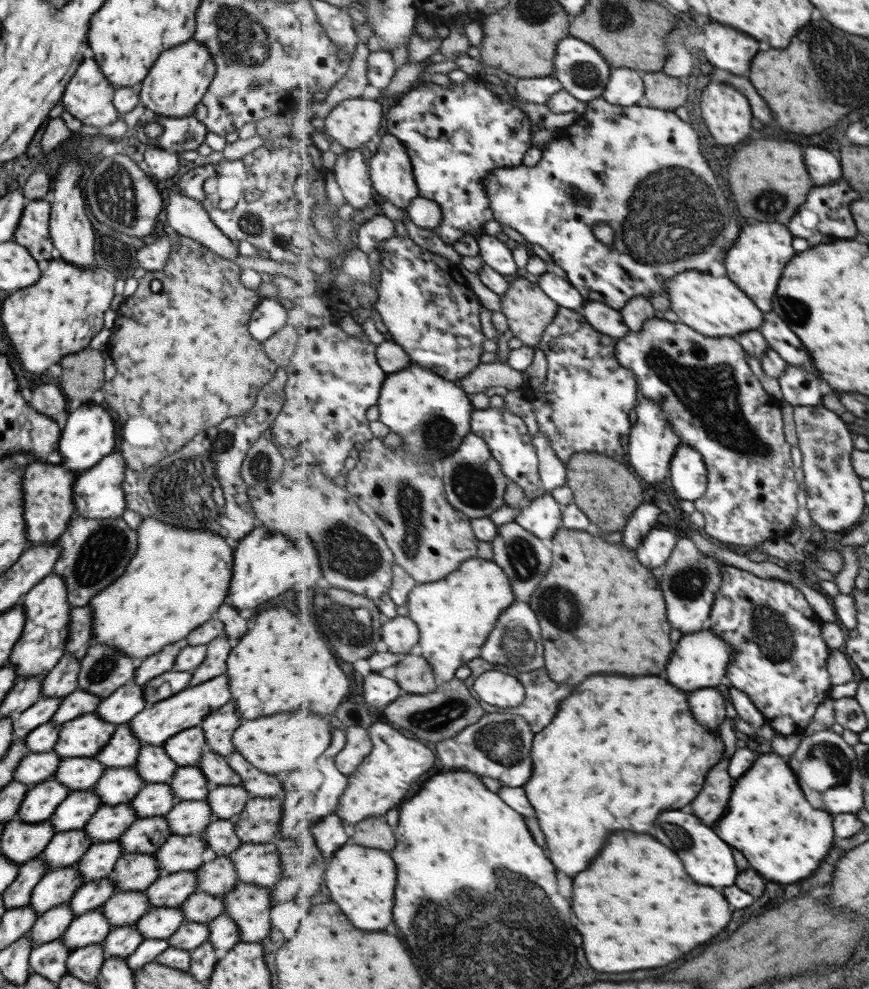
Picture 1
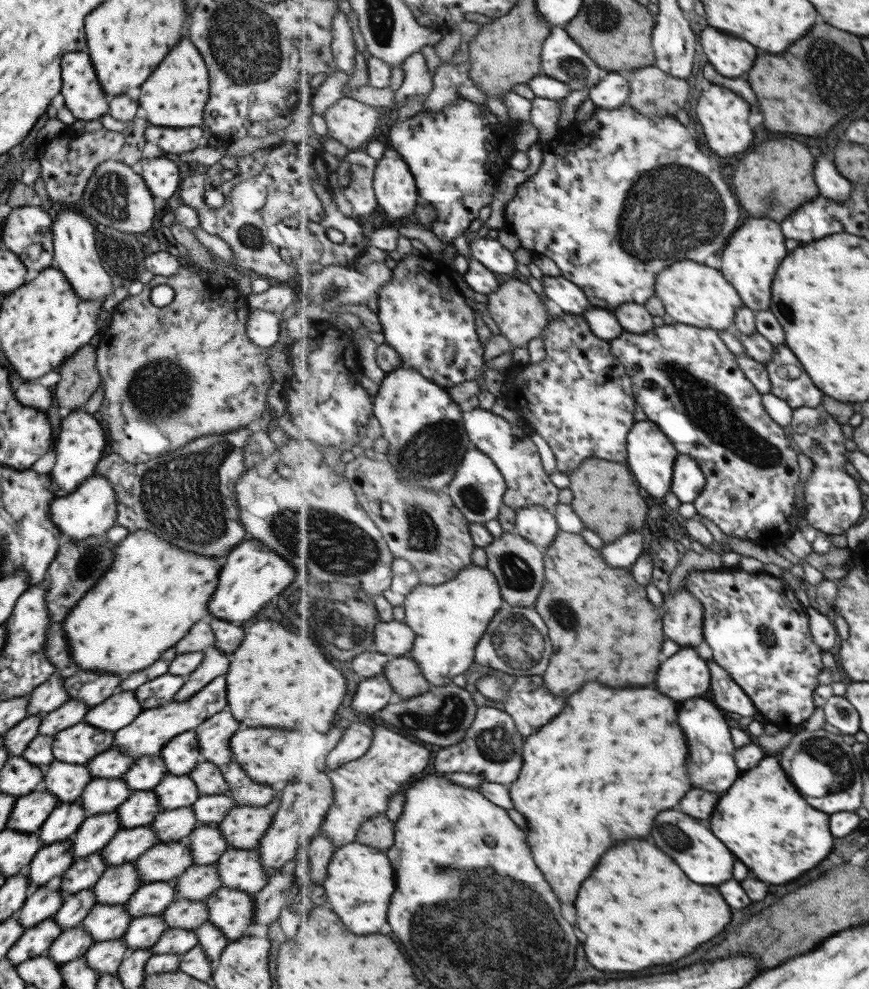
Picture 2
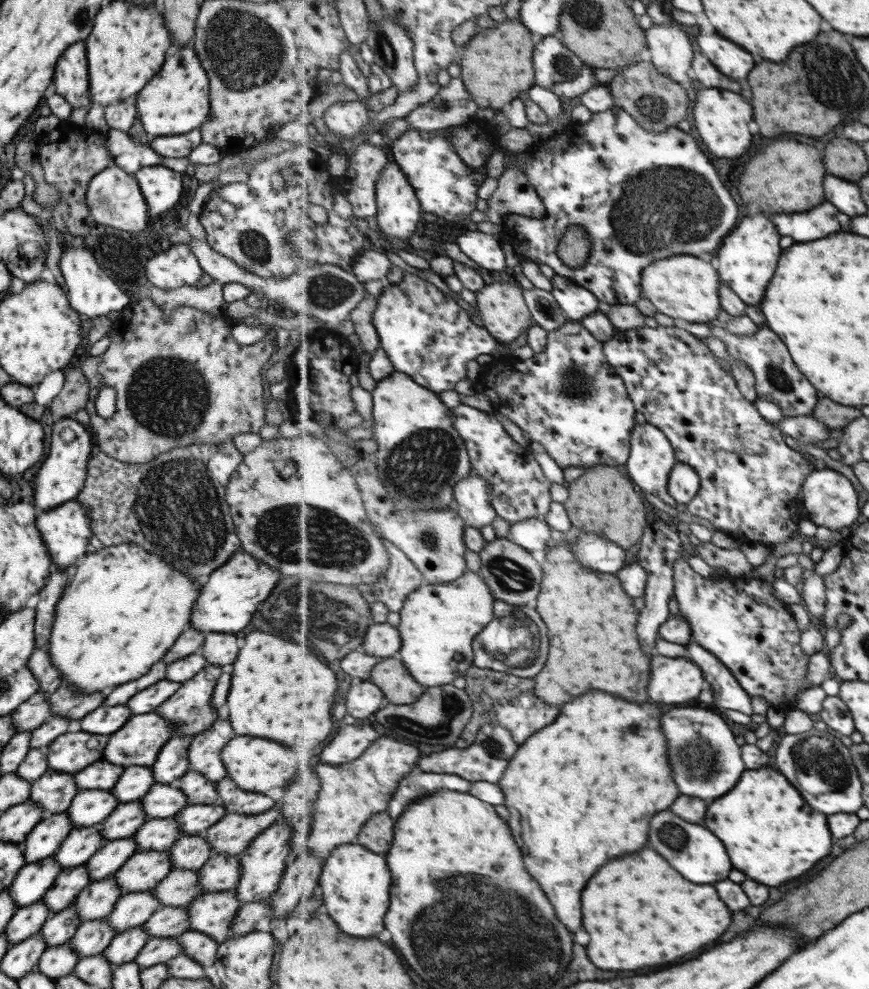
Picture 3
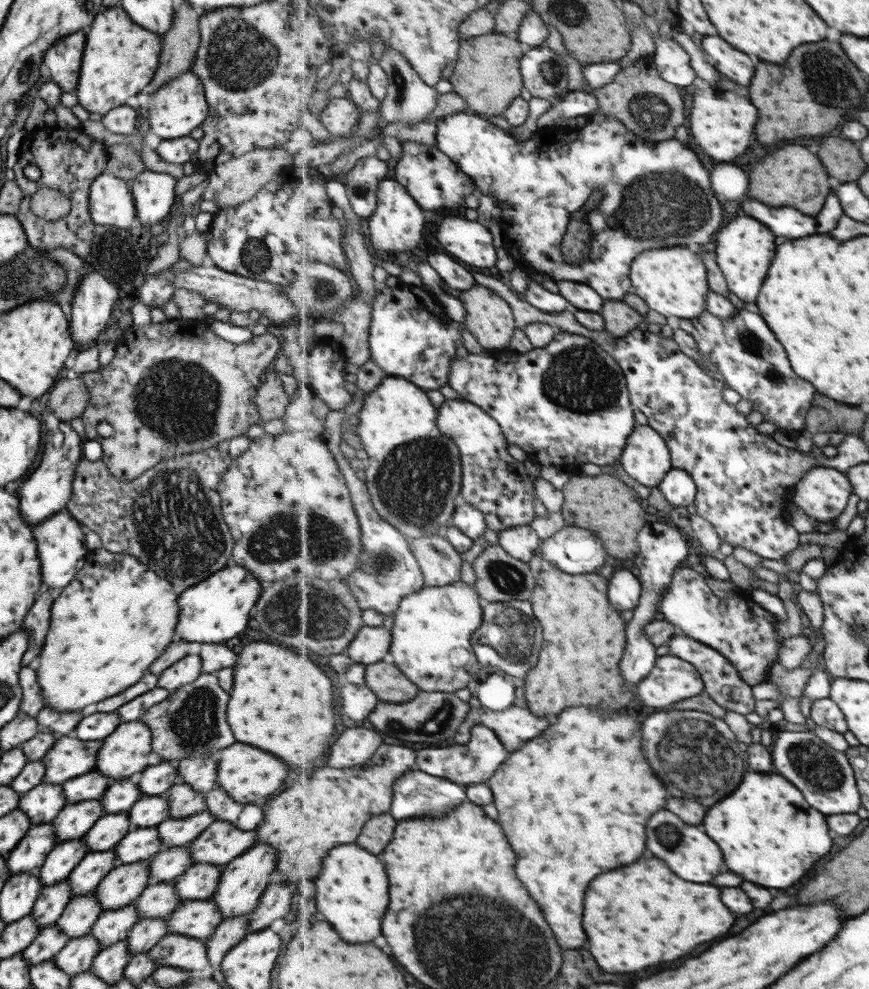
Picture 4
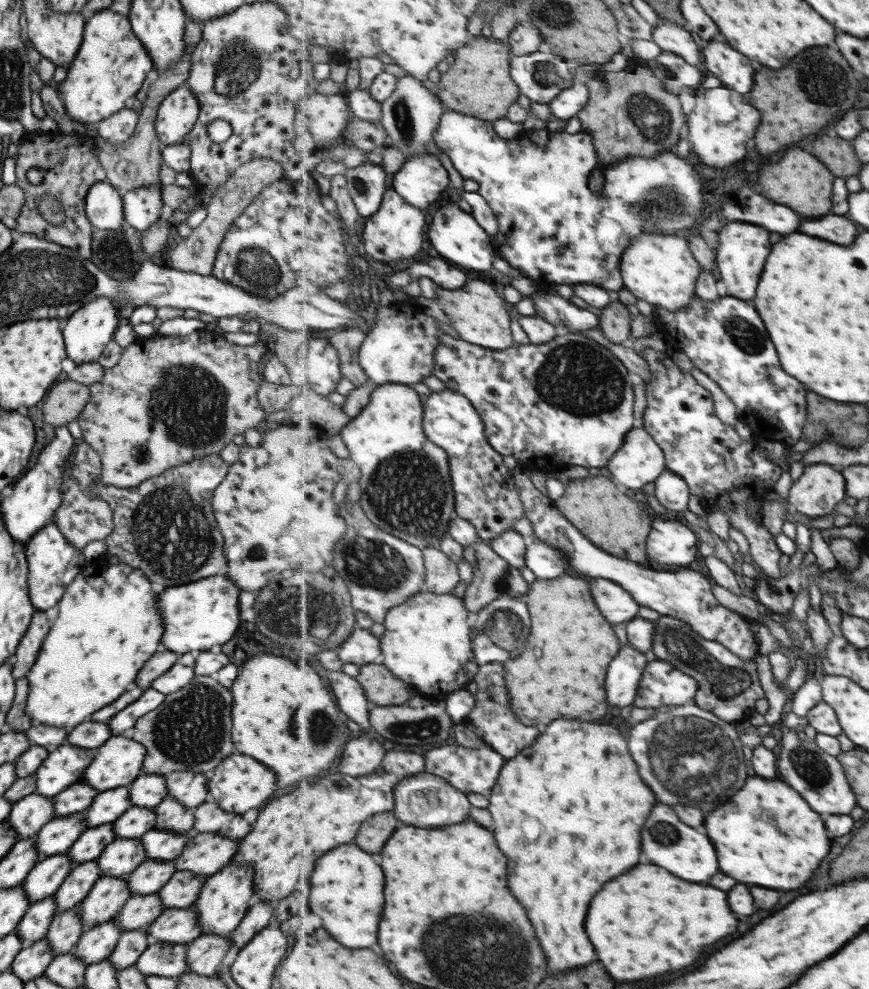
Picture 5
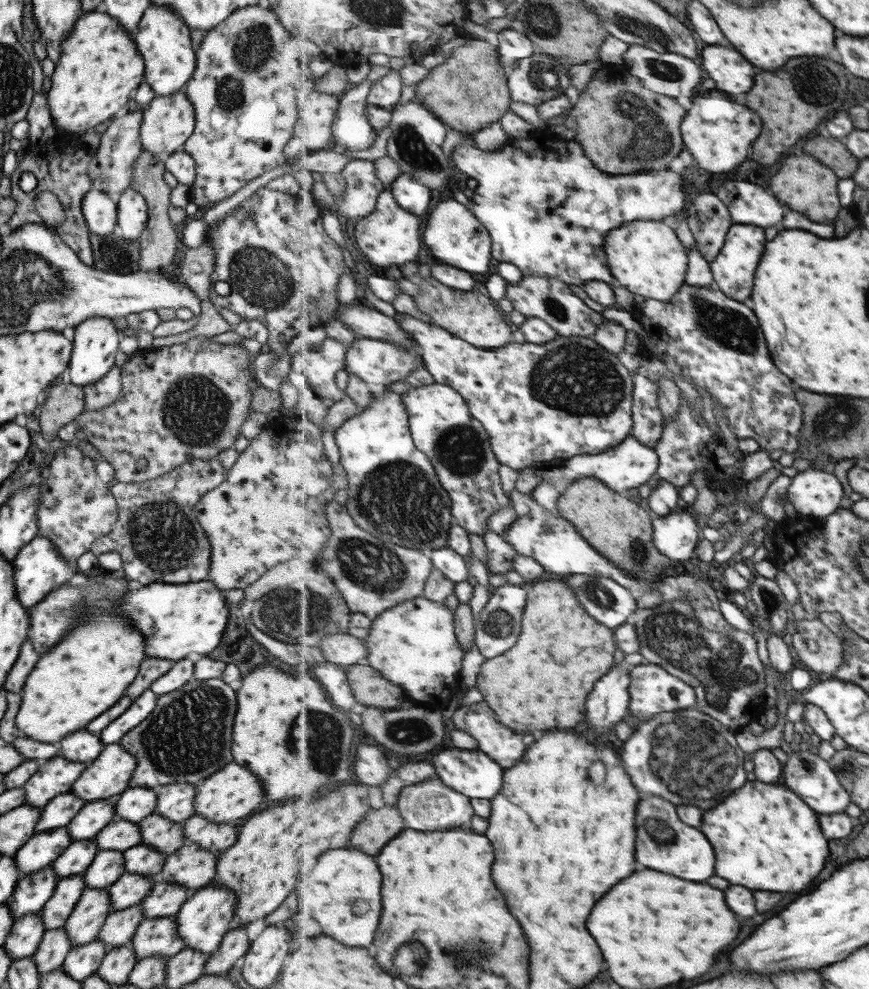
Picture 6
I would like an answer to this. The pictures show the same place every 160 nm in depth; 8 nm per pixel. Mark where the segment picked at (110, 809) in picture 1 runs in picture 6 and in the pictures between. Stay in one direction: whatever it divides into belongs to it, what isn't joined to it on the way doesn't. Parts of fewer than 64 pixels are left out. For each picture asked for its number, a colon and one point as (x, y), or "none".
2: (96, 830)
3: (82, 842)
4: (60, 860)
5: (47, 874)
6: (32, 890)

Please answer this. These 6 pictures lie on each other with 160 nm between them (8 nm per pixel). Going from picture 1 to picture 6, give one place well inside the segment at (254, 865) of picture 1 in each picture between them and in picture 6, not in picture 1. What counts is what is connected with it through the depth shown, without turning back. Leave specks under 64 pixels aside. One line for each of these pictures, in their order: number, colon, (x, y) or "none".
2: (240, 869)
3: (221, 872)
4: (200, 880)
5: (180, 891)
6: (163, 899)

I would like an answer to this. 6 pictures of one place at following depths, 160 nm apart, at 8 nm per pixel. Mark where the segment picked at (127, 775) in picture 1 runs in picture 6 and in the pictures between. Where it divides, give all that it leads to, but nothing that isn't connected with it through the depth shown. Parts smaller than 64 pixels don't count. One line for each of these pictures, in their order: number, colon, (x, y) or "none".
2: (100, 795)
3: (88, 807)
4: (73, 820)
5: (56, 836)
6: (41, 849)

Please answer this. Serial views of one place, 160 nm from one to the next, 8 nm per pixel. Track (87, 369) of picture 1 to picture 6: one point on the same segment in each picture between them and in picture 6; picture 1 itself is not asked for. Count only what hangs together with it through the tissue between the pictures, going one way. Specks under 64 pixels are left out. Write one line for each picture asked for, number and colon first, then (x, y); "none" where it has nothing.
2: (78, 377)
3: (73, 395)
4: (67, 398)
5: (64, 401)
6: (62, 403)

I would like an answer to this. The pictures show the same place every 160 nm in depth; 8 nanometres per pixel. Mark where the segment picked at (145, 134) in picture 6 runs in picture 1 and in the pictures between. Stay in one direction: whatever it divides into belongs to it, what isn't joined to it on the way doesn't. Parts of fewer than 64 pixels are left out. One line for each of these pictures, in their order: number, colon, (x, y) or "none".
1: (178, 77)
2: (174, 95)
3: (175, 102)
4: (174, 109)
5: (176, 113)

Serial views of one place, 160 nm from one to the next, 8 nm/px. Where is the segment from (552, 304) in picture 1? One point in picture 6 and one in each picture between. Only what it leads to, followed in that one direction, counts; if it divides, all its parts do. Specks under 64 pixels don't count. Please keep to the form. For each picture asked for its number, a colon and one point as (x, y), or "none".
2: (521, 315)
3: (503, 307)
4: (489, 318)
5: (479, 315)
6: (471, 315)

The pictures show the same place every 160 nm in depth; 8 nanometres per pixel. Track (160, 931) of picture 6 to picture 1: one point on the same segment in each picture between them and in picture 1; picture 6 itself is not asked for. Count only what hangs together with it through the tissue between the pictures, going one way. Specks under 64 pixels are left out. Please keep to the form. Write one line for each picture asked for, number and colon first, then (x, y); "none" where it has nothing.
1: (248, 906)
2: (230, 910)
3: (211, 913)
4: (196, 918)
5: (178, 925)

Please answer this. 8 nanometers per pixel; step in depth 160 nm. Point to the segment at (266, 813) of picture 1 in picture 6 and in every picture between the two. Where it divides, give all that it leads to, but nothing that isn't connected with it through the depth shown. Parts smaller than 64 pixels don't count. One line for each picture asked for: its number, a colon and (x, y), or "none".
2: (242, 827)
3: (231, 834)
4: (220, 842)
5: (205, 853)
6: (192, 866)

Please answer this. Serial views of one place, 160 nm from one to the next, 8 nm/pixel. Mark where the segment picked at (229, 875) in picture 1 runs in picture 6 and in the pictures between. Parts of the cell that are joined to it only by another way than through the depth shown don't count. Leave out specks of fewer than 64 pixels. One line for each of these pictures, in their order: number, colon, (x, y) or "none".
2: (197, 882)
3: (178, 888)
4: (158, 900)
5: (139, 911)
6: (119, 926)

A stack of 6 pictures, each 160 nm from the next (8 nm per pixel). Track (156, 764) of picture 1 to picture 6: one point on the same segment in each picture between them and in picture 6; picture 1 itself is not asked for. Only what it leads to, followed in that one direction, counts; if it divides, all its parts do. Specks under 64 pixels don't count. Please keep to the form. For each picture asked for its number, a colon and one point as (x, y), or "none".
2: (144, 773)
3: (134, 782)
4: (120, 794)
5: (107, 806)
6: (91, 817)

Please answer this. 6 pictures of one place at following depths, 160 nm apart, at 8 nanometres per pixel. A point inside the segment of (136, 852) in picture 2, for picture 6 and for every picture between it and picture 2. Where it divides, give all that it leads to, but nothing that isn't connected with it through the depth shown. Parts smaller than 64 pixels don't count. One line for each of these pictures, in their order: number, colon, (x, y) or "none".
3: (107, 860)
4: (87, 873)
5: (76, 884)
6: (67, 890)

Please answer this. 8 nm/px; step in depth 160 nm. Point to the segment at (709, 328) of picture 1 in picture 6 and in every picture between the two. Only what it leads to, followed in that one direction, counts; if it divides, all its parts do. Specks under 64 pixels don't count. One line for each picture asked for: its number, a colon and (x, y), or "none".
2: (694, 294)
3: (686, 288)
4: (673, 281)
5: (661, 269)
6: (647, 257)

